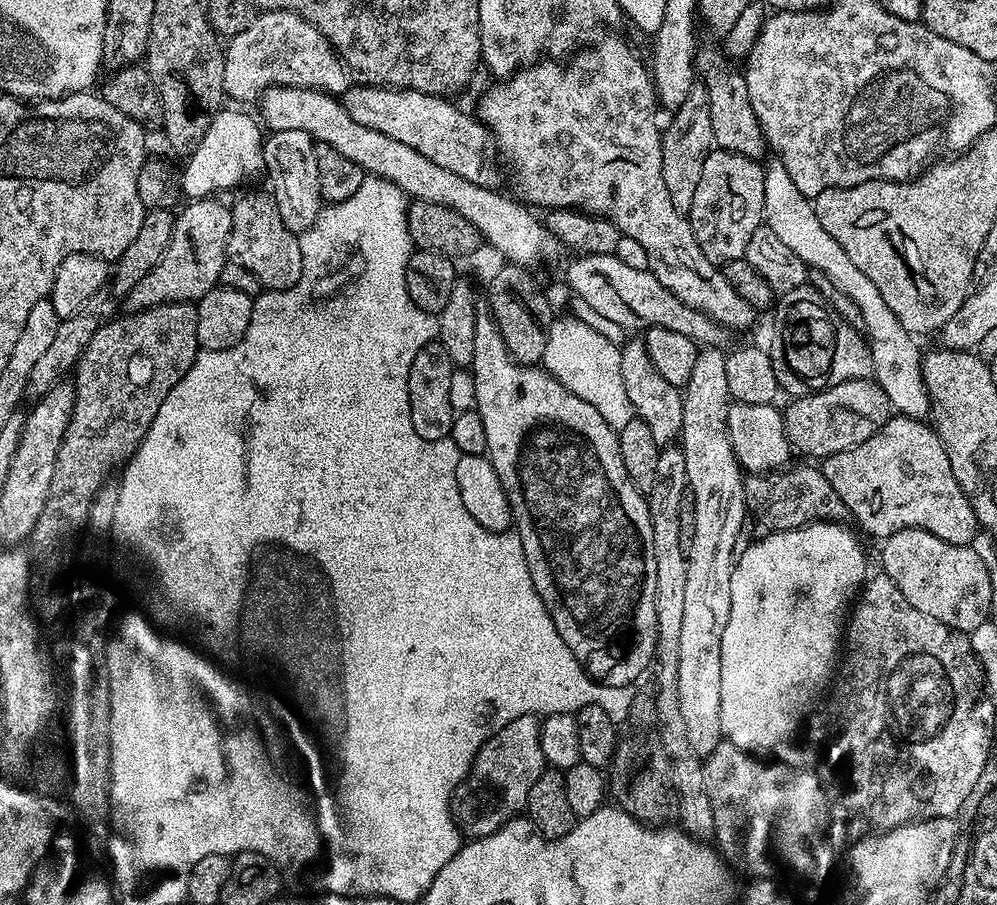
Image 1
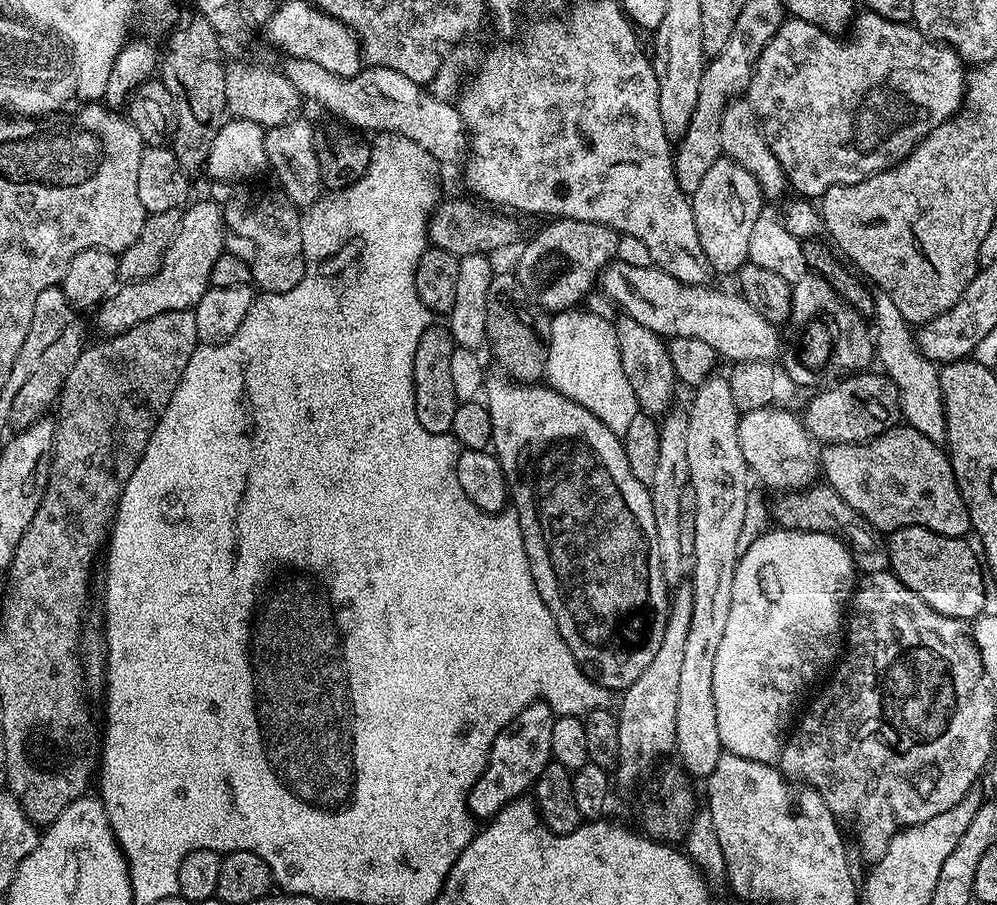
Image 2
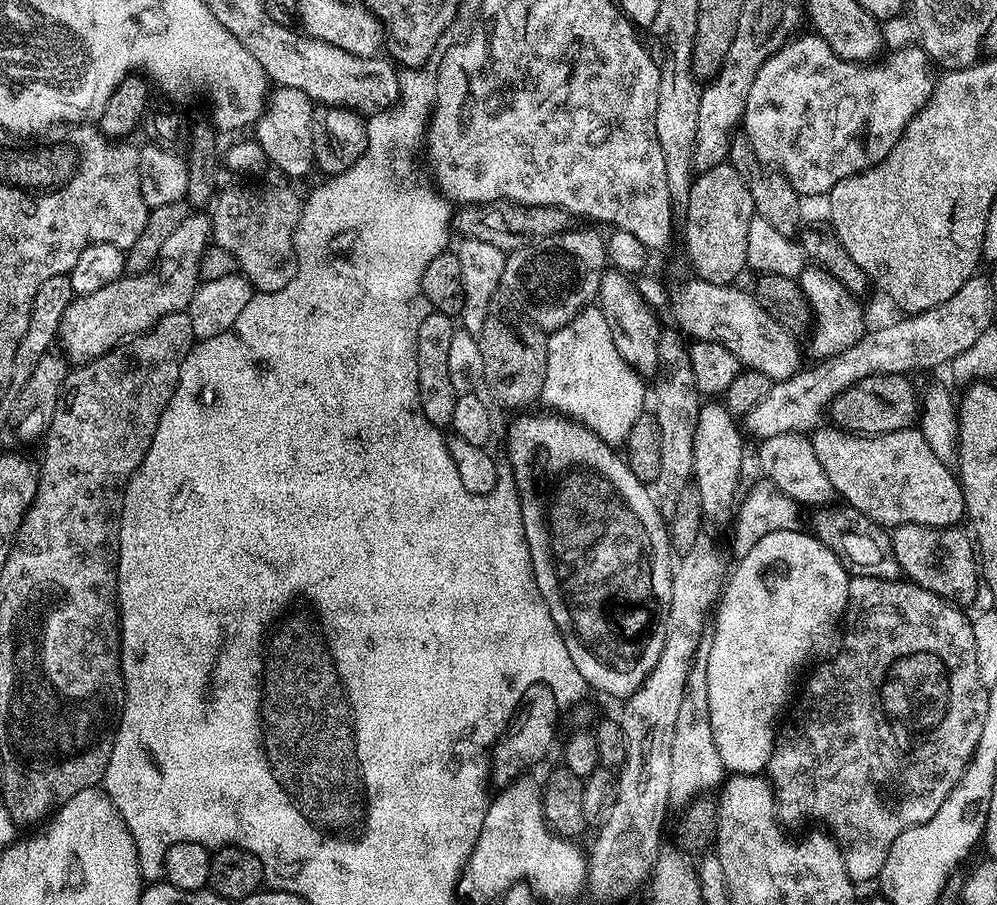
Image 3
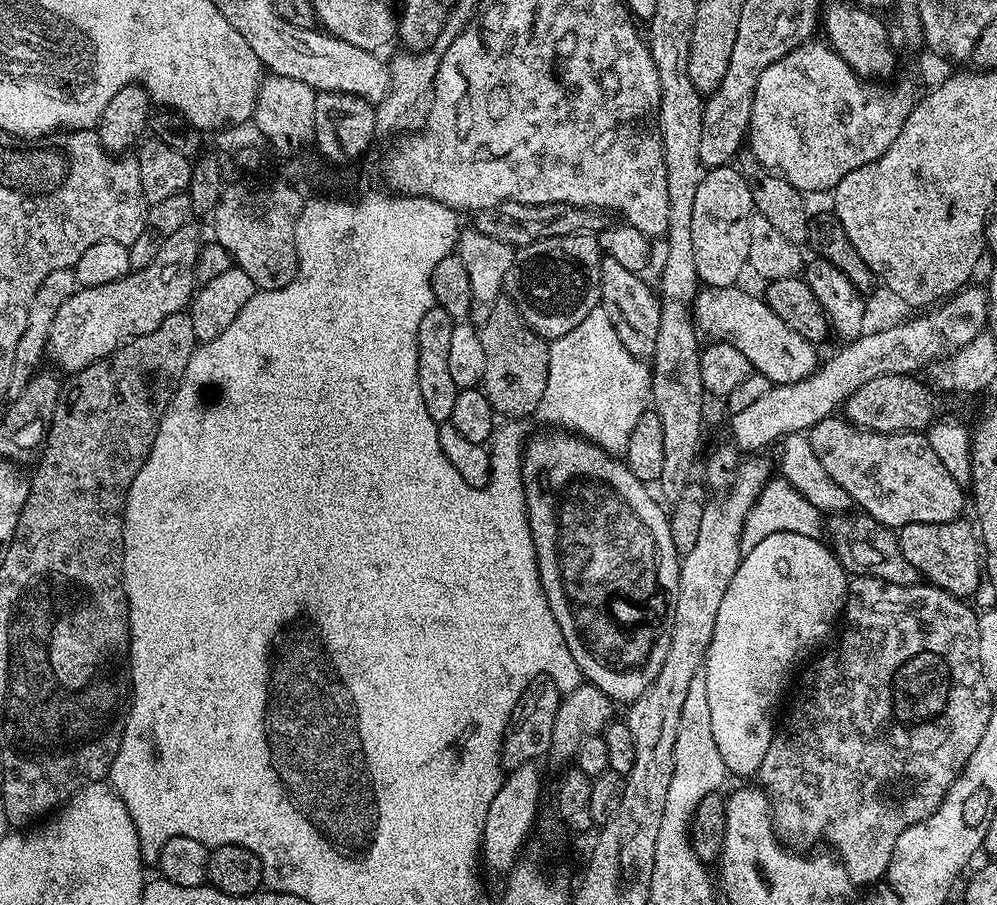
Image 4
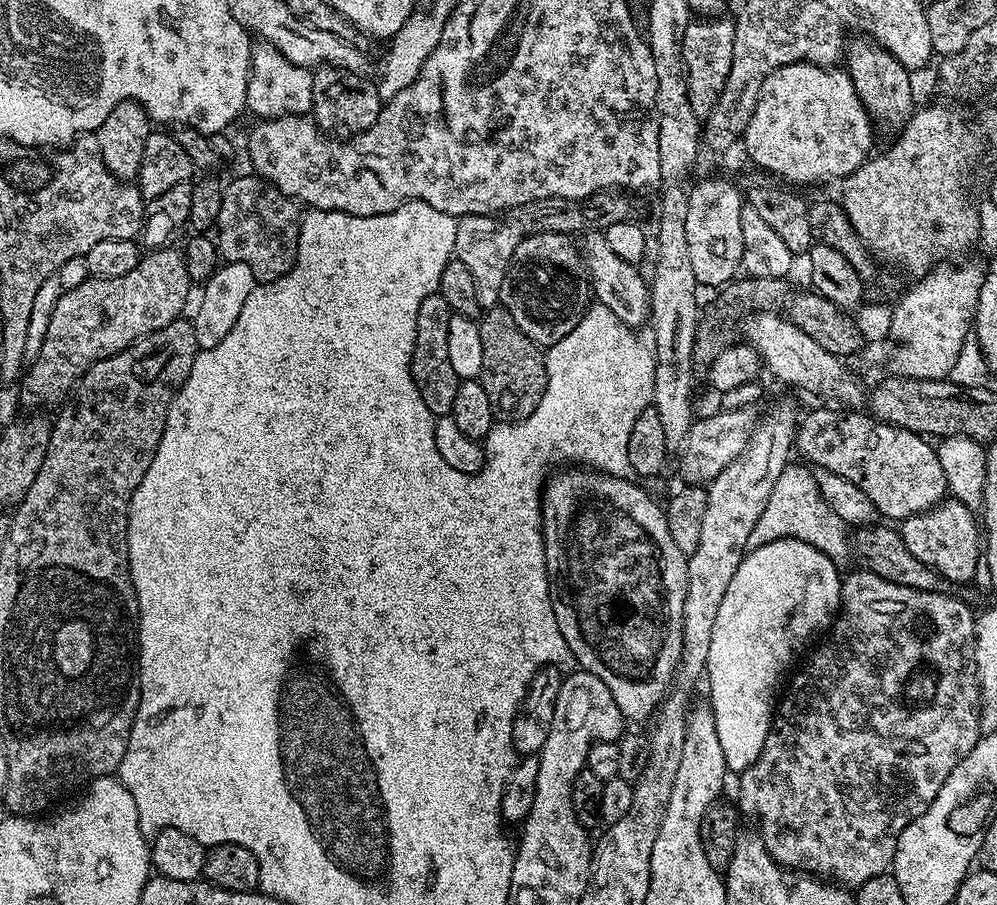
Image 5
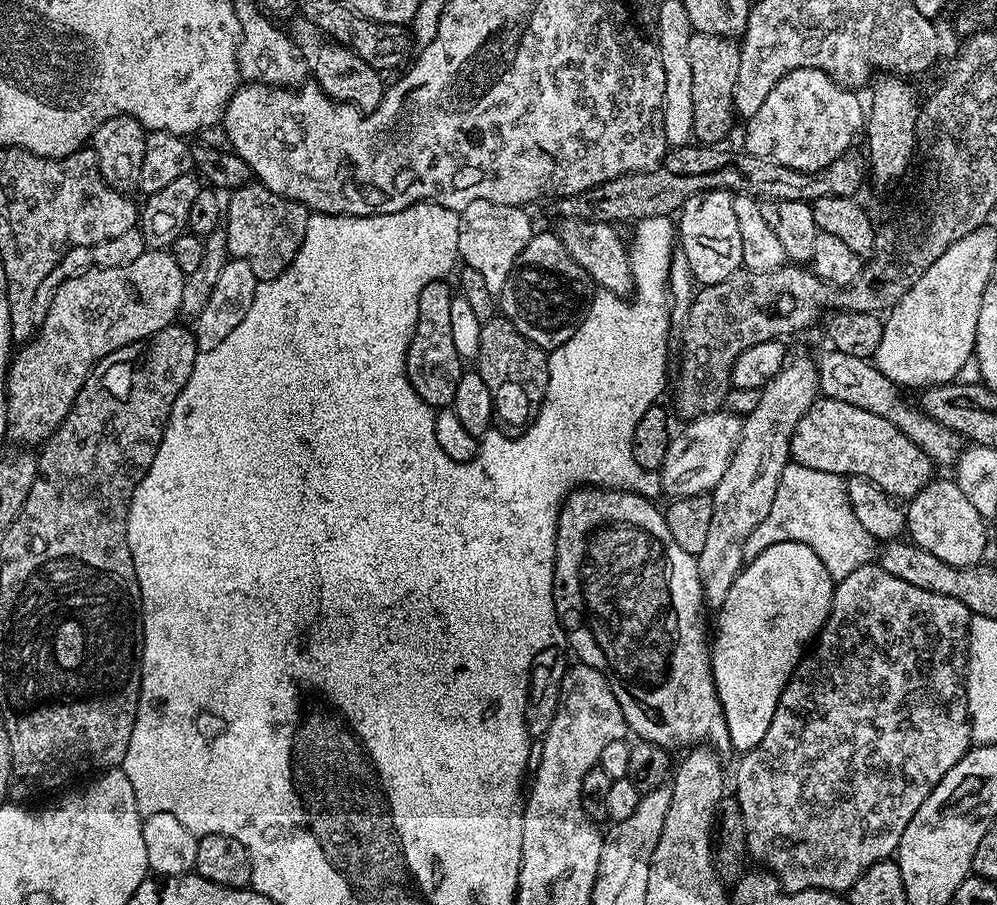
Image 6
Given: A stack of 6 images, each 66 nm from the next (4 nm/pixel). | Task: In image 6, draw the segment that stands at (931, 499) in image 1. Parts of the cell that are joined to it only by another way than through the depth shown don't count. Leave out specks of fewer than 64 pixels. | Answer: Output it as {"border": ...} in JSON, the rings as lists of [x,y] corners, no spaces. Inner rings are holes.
{"border":[[[817,398],[802,414],[792,435],[790,456],[795,463],[810,466],[810,470],[826,470],[845,478],[861,476],[900,502],[917,496],[934,478],[932,459],[886,418],[878,418],[870,410],[858,410],[850,402],[827,398]]]}

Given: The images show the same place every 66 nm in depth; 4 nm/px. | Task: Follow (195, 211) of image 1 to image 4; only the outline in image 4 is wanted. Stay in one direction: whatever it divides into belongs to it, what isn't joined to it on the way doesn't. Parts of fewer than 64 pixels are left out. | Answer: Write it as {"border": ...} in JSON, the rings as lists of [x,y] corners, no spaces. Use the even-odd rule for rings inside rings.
{"border":[[[186,223],[166,237],[145,268],[129,272],[118,278],[118,282],[106,282],[106,286],[80,288],[62,302],[54,326],[50,326],[46,355],[49,361],[52,359],[57,364],[55,367],[61,373],[81,372],[111,352],[117,352],[122,344],[136,336],[158,330],[170,314],[178,314],[189,307],[198,288],[194,266],[202,243],[200,232],[194,225]]]}

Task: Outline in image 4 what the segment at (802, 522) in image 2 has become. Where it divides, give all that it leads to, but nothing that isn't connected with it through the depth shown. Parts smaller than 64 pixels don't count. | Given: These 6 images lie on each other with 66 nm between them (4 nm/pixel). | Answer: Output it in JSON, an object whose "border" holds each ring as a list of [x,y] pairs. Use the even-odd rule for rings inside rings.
{"border":[[[832,514],[826,520],[826,540],[841,566],[848,570],[853,564],[859,575],[873,576],[891,584],[917,583],[918,574],[902,554],[899,535],[874,518],[863,514],[852,515]]]}

